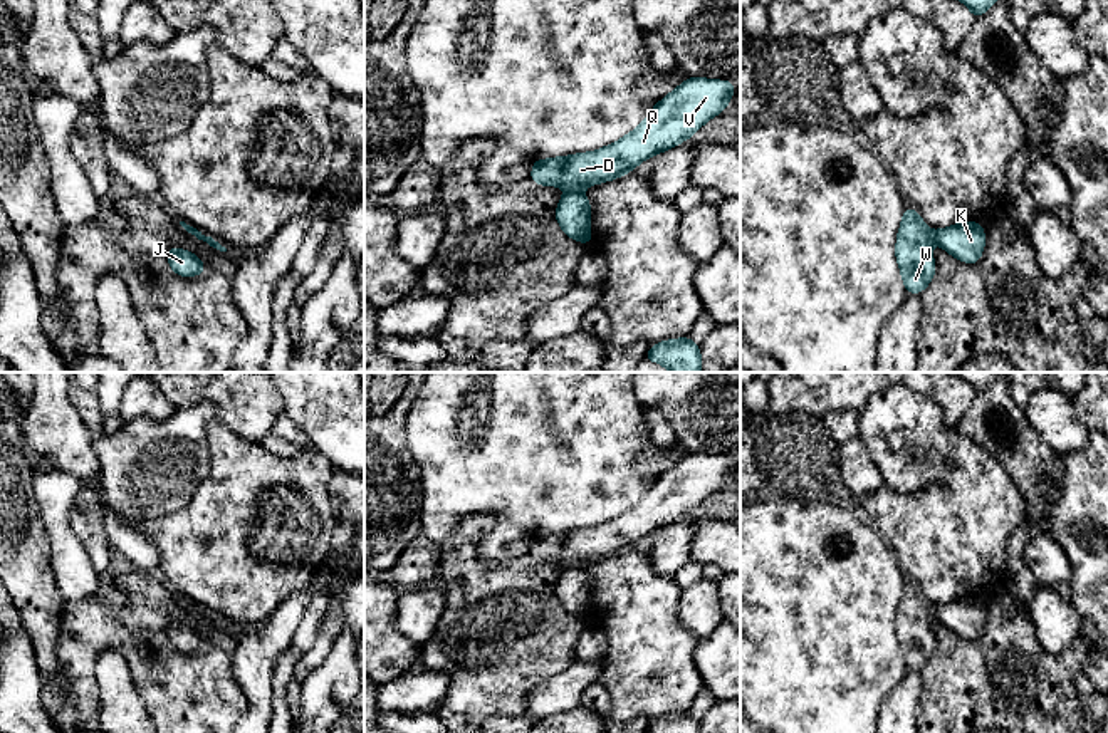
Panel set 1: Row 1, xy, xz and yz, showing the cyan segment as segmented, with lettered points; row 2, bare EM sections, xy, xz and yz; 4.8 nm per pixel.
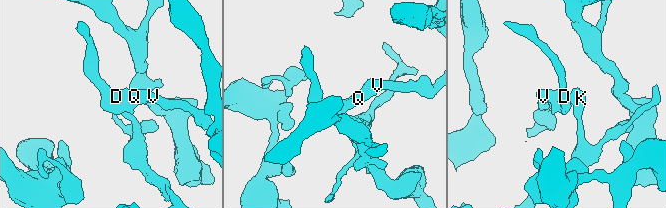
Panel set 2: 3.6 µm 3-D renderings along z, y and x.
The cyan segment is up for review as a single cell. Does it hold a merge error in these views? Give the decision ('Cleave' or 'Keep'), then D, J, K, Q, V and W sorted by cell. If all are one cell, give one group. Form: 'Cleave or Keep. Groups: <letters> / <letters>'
Cleave. Groups: D J Q V W / K

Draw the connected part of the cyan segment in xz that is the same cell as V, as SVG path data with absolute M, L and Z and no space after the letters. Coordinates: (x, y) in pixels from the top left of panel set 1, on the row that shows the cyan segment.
M688 77L630 134L598 151L536 159L529 178L542 186L581 190L628 174L641 161L690 139L708 119L724 112L735 86Z

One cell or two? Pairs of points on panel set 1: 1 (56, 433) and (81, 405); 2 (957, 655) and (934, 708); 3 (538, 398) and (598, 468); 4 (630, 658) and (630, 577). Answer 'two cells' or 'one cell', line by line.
1: two cells
2: one cell
3: one cell
4: one cell

